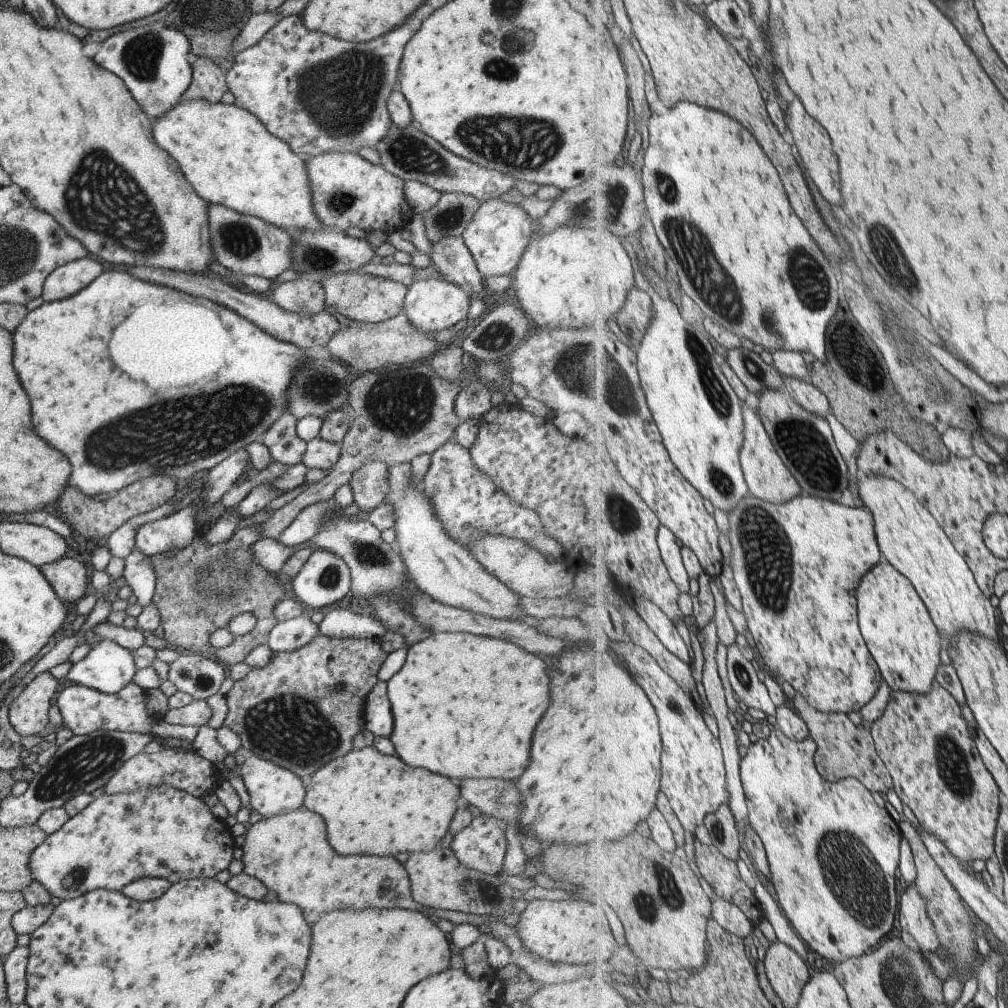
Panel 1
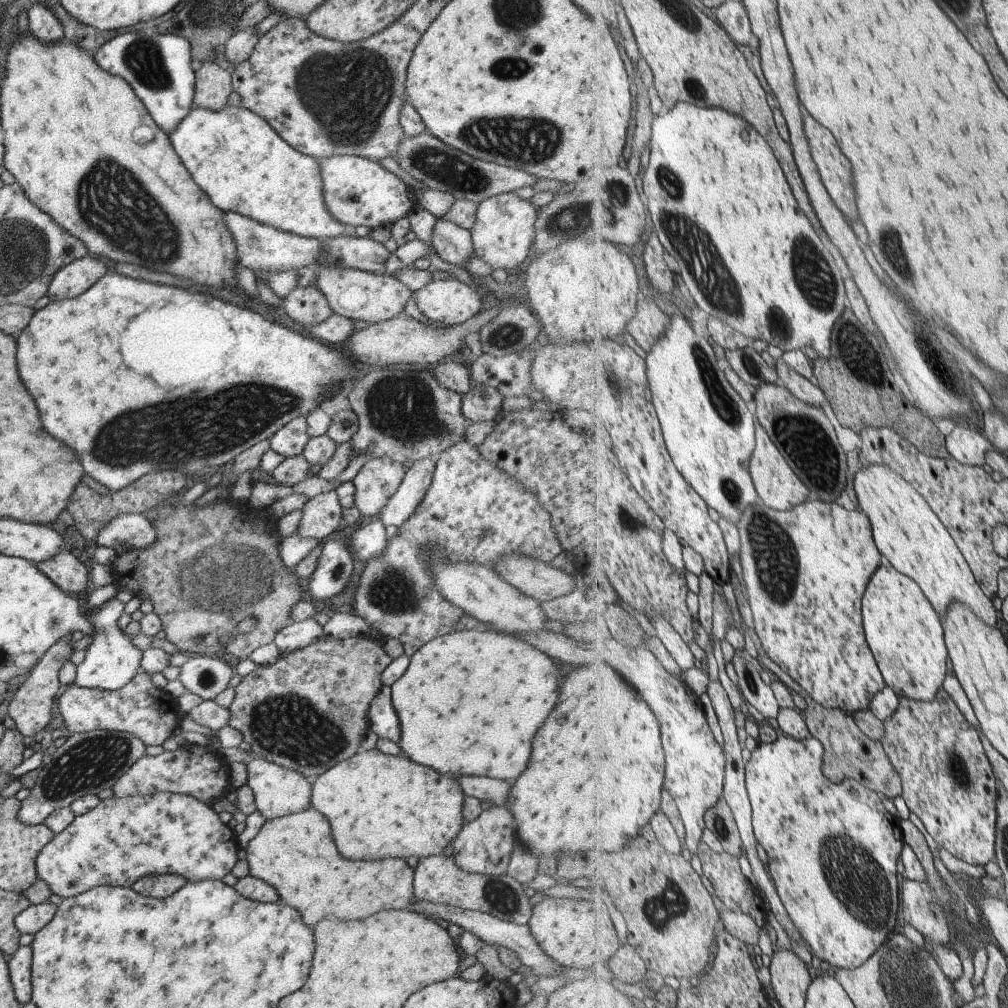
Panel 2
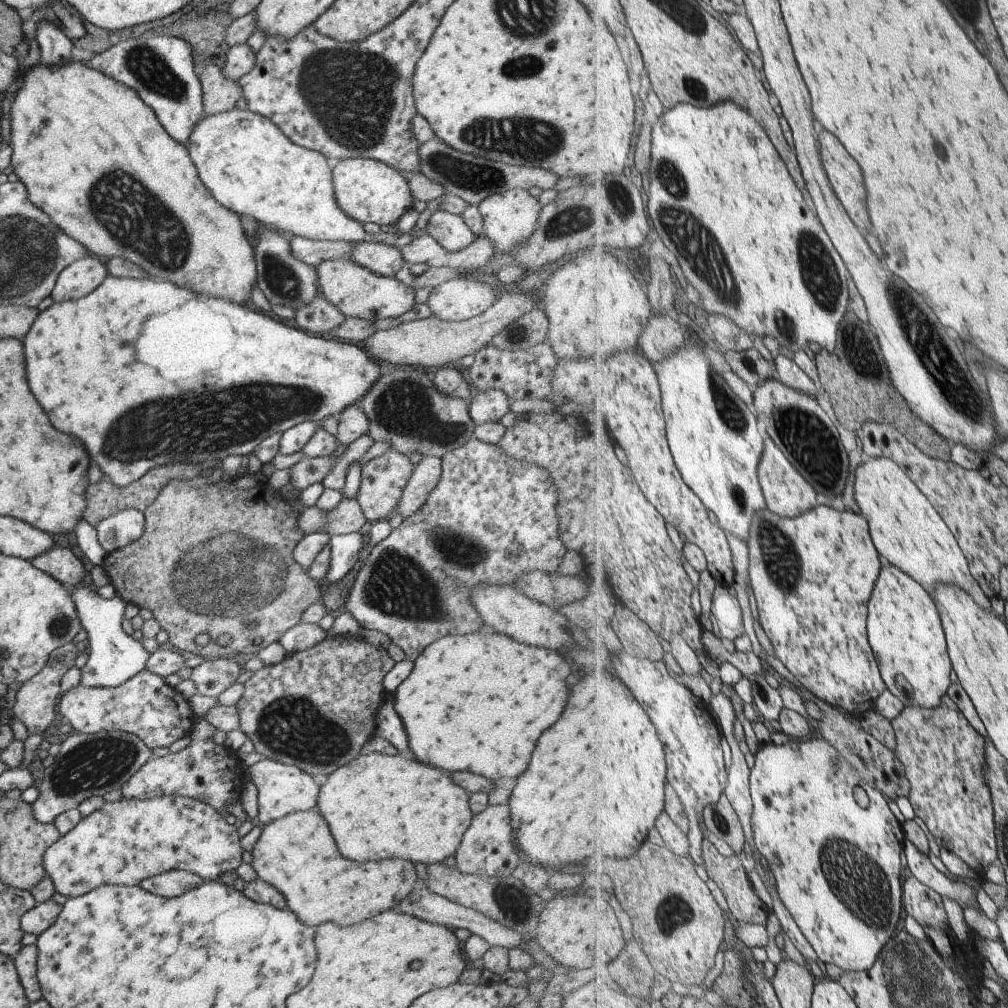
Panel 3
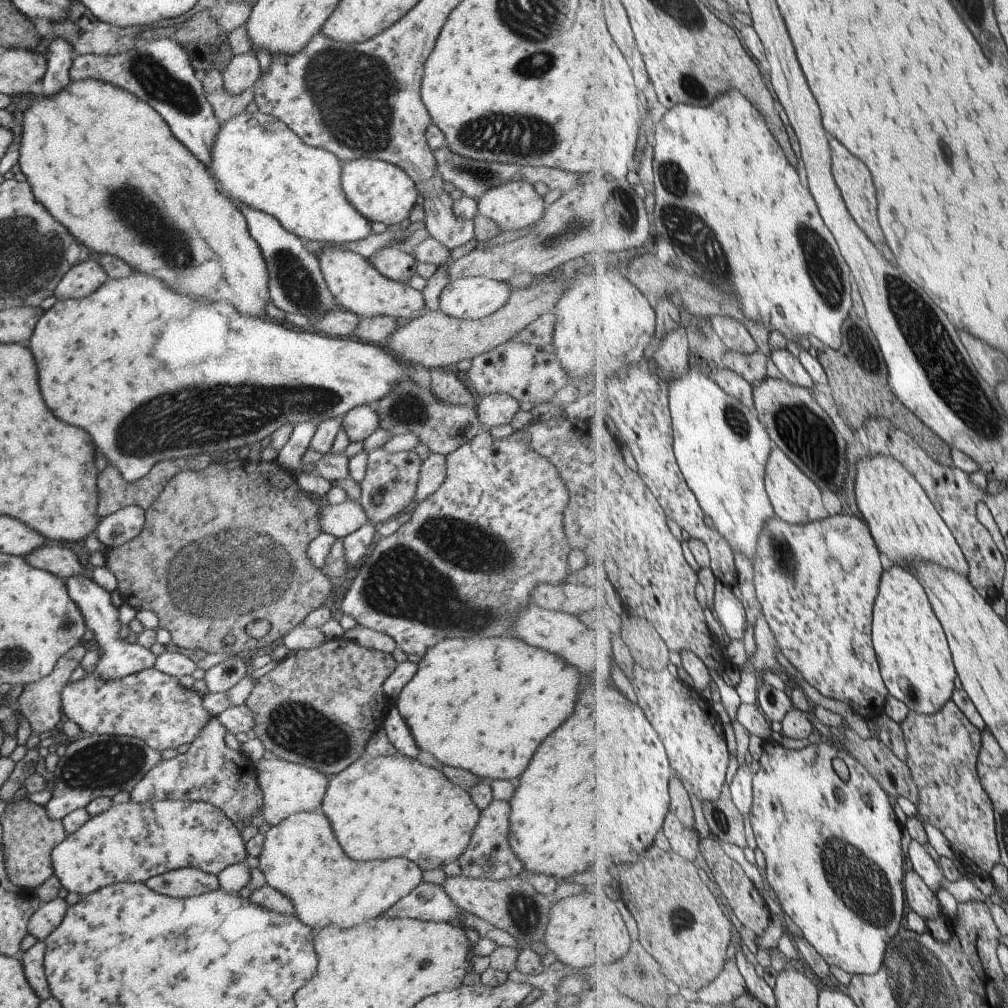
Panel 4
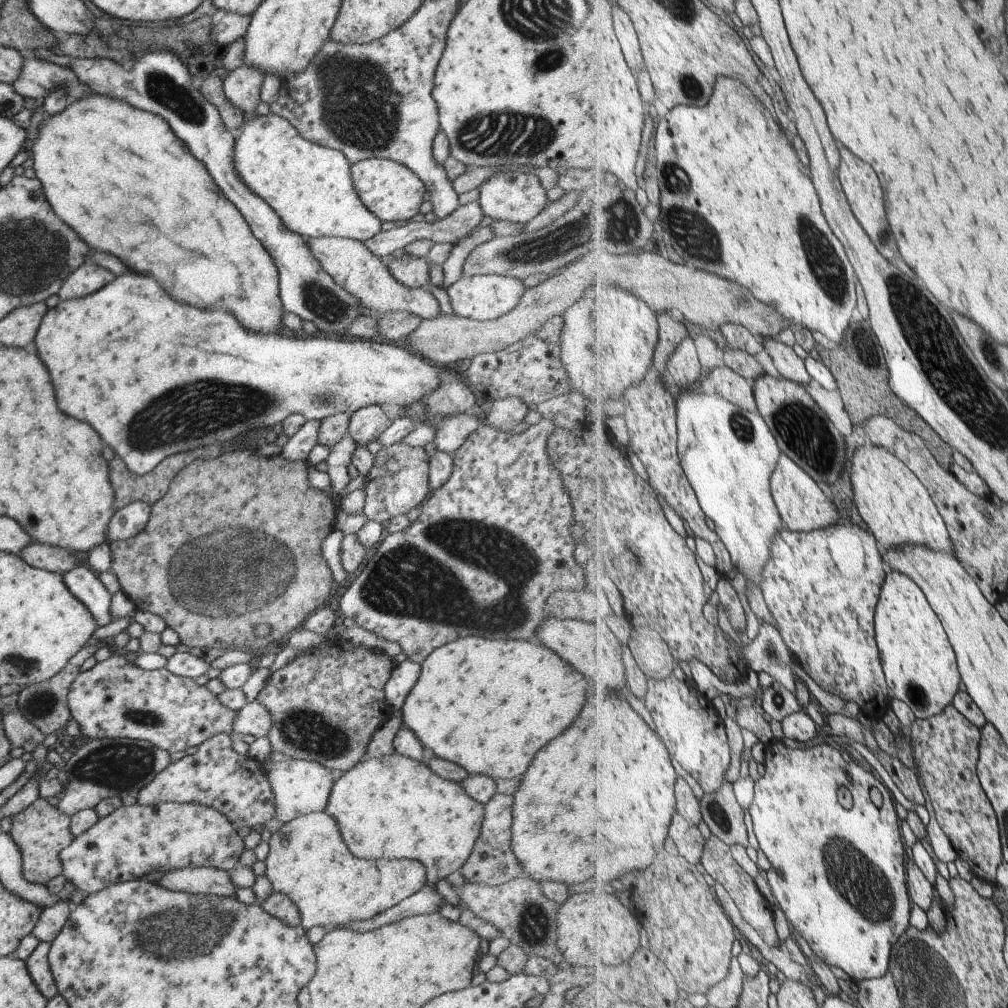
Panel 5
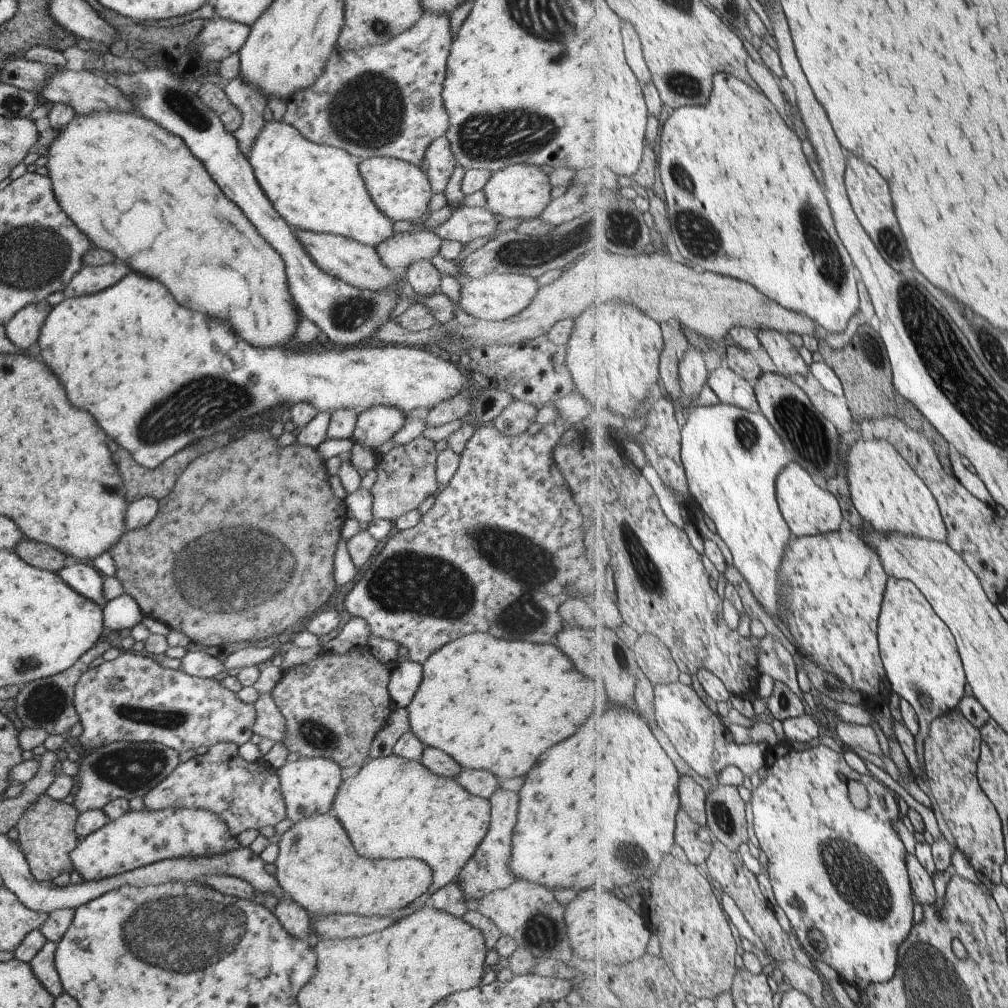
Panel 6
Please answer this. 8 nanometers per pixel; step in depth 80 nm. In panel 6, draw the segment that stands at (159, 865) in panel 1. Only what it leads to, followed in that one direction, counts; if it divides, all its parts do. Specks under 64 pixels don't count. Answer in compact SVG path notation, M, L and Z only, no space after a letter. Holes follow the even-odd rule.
M163 809L162 811L128 810L123 816L114 821L108 821L99 830L80 838L79 844L69 853L72 870L78 872L83 881L96 881L105 877L112 877L122 872L139 868L161 859L181 857L185 855L201 856L222 853L236 849L239 844L235 837L229 834L227 825L220 816L201 809Z

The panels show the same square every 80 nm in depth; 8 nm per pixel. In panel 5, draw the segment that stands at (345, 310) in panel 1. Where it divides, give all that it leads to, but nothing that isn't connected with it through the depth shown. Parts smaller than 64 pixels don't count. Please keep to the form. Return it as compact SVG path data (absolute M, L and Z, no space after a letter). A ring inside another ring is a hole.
M315 237L306 240L306 242L310 253L319 263L323 272L326 272L331 279L339 286L342 286L354 298L354 302L357 302L359 306L363 305L366 308L367 313L370 310L375 310L375 312L383 314L393 311L409 311L421 319L432 319L441 314L439 312L437 300L429 293L429 291L426 291L423 288L410 289L403 286L399 281L396 281L388 271L386 262L382 259L378 259L377 256L366 248L361 241L345 237Z

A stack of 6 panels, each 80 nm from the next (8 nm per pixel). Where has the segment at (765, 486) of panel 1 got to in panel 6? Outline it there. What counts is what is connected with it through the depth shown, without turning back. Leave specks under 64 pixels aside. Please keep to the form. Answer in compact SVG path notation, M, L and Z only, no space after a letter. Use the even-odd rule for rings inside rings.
M792 462L784 468L776 482L777 498L789 528L795 537L814 537L839 532L843 526L843 510L839 500L825 489L800 464Z

